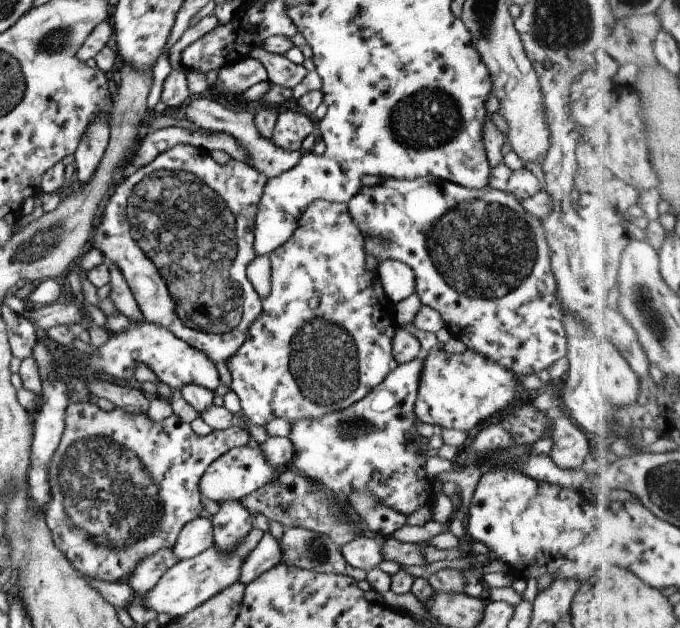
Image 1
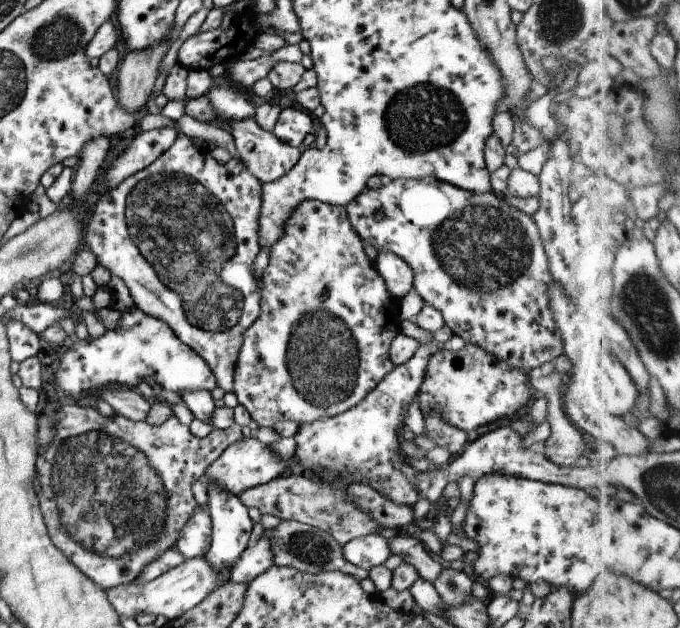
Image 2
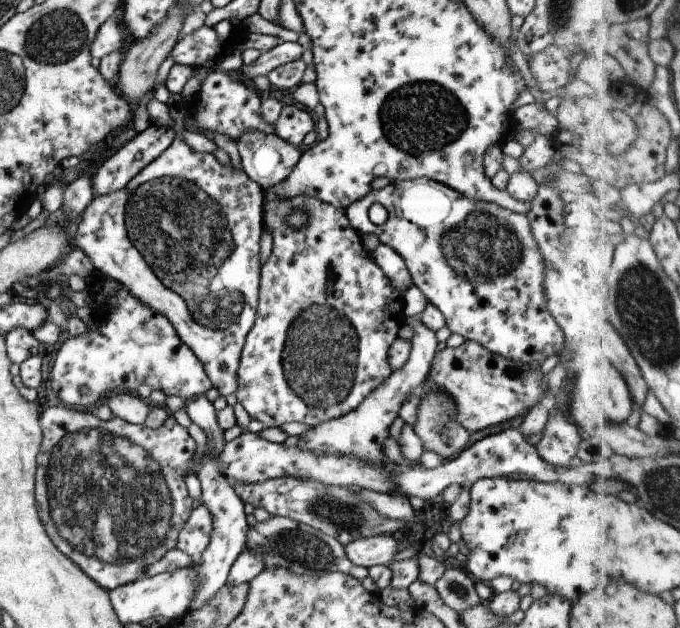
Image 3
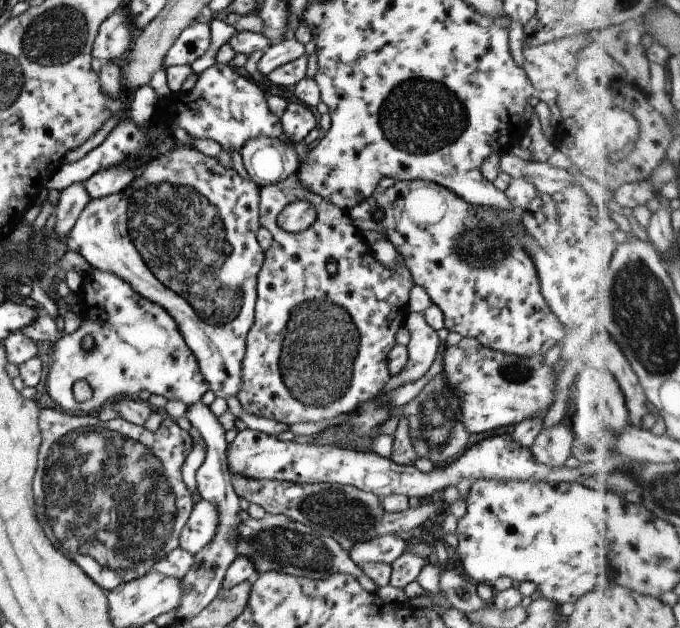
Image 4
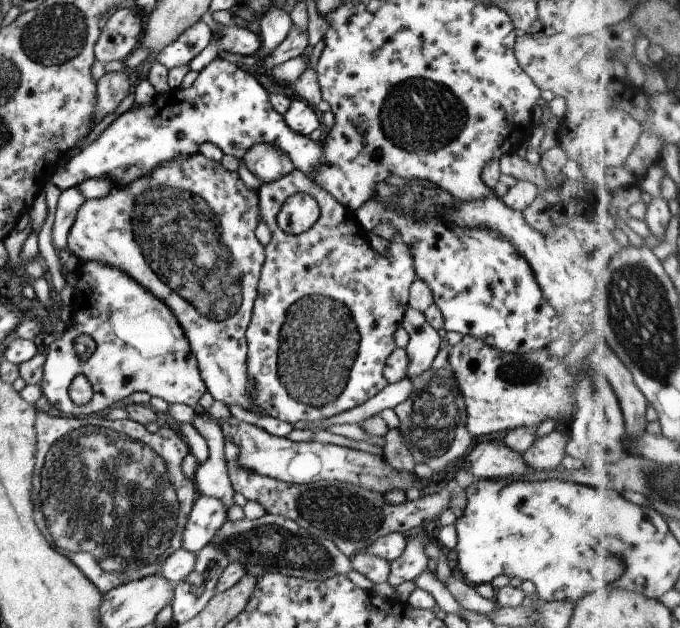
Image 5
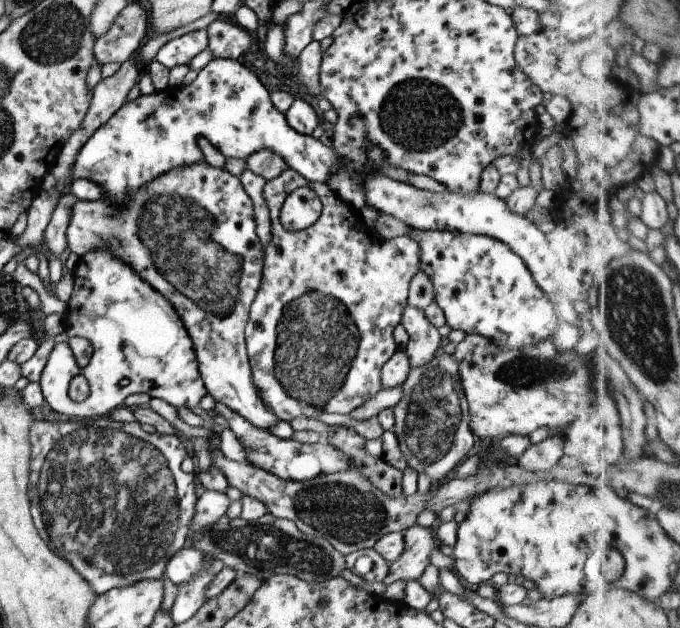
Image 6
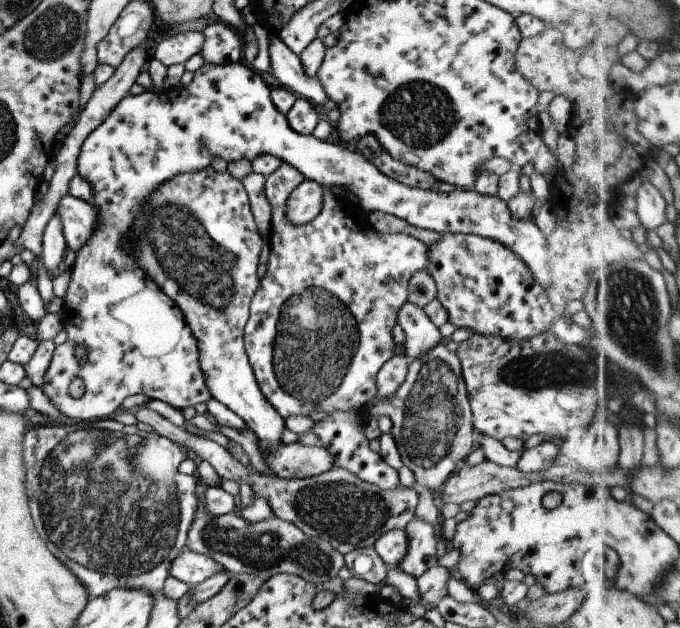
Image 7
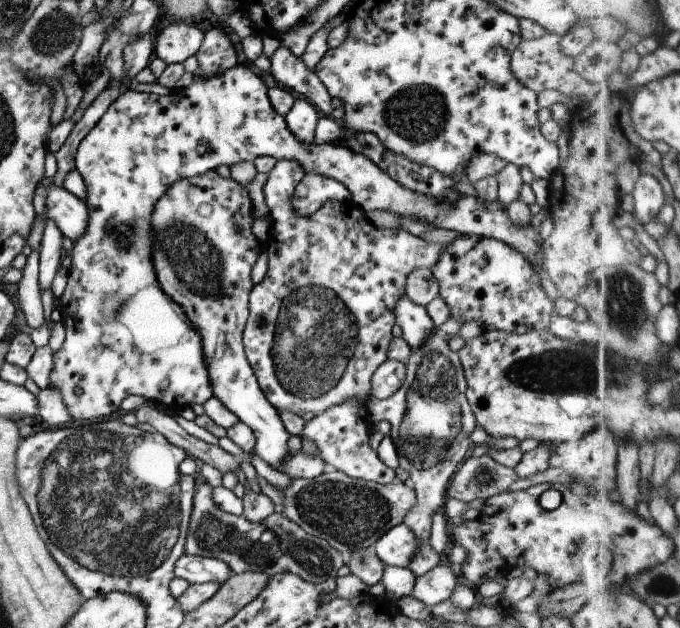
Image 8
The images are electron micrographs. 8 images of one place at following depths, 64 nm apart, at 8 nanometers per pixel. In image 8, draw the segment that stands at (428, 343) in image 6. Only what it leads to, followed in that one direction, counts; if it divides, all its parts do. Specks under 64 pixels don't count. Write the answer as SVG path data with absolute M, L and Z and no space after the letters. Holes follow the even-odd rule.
M402 295L392 309L394 325L397 325L402 340L410 347L419 347L435 326L426 314L423 306L414 304Z

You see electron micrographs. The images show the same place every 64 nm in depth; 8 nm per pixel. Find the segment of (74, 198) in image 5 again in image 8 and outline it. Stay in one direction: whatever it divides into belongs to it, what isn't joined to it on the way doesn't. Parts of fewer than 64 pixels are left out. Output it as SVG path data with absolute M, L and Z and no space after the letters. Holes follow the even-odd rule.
M50 219L45 222L38 247L38 290L40 294L50 290L53 277L63 259L61 236Z

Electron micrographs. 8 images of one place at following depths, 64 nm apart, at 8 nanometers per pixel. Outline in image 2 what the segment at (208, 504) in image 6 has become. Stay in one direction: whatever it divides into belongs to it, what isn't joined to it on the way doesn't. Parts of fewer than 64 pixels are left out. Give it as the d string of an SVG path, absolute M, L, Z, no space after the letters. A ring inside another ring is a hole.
M204 507L197 508L181 528L173 548L183 556L183 559L193 559L205 555L210 546L211 536L212 529L208 513Z

